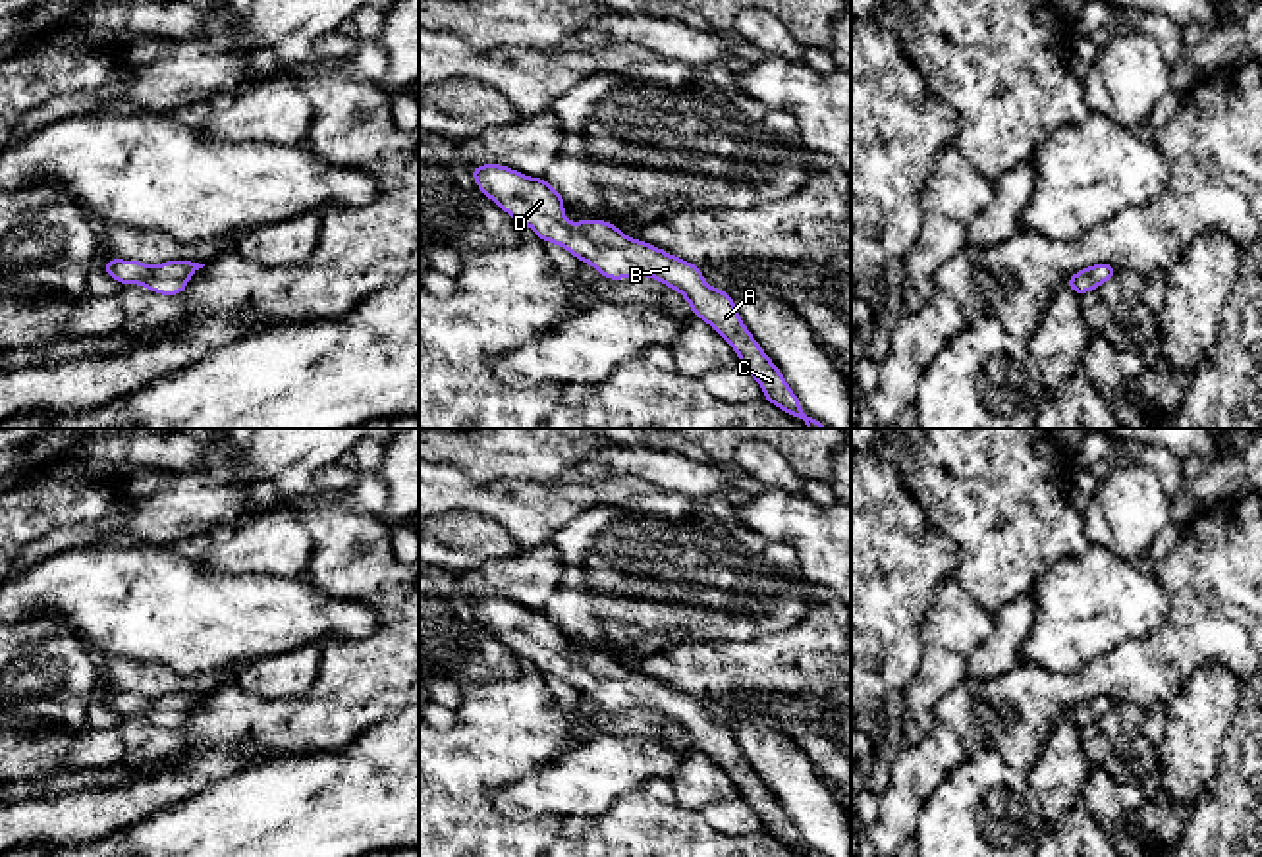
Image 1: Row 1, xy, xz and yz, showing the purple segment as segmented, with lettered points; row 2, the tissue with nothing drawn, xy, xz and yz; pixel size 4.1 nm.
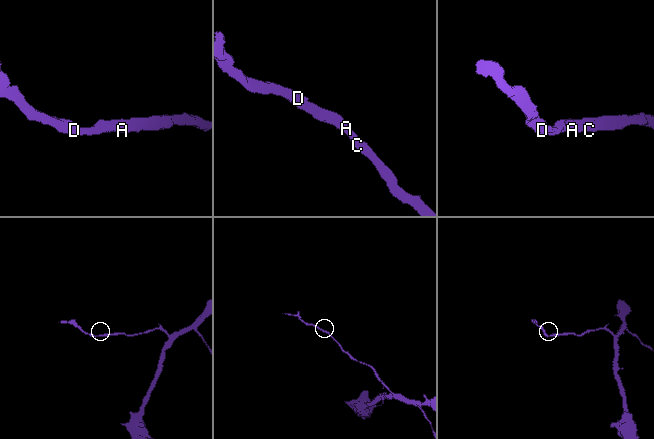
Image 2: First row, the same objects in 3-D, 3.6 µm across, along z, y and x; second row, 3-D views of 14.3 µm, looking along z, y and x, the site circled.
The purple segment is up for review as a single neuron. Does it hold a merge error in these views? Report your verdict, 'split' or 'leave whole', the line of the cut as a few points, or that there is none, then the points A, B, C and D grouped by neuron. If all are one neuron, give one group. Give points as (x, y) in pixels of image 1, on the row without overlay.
leave whole; cut none; groups A B C D

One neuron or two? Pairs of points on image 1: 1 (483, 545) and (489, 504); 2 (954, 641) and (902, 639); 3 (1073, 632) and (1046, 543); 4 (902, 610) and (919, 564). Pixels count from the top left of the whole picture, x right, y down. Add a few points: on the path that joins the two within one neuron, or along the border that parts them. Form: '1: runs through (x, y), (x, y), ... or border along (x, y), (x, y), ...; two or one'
1: border along (440, 516), (469, 512), (493, 518), (520, 547); two
2: border along (932, 595), (921, 630), (921, 664), (909, 684); two
3: border along (1091, 545), (1083, 554), (1054, 562), (1029, 591); two
4: runs through (902, 599), (902, 581), (907, 576); one

